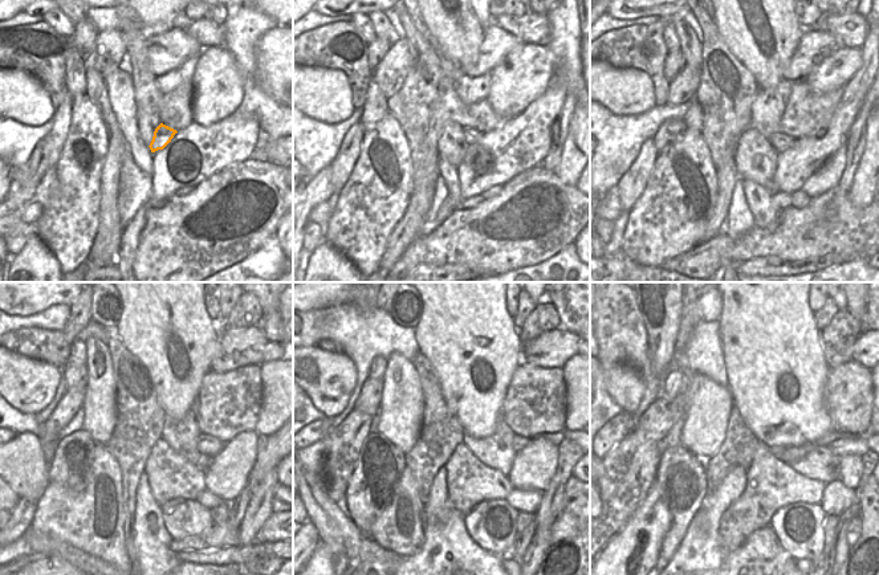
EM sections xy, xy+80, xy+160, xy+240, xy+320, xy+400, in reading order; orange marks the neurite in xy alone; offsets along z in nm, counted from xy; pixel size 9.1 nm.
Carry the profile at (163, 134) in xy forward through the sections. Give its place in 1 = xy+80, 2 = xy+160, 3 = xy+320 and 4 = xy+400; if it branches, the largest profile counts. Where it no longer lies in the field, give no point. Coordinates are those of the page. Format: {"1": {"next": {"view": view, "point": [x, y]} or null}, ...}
{"1": {"next": {"view": "xy+80", "point": [472, 135]}}, "2": {"next": {"view": "xy+160", "point": [781, 142]}}, "3": {"next": {"view": "xy+320", "point": [517, 441]}}, "4": {"next": {"view": "xy+400", "point": [858, 445]}}}

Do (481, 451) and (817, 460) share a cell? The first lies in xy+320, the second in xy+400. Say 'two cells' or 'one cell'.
one cell

